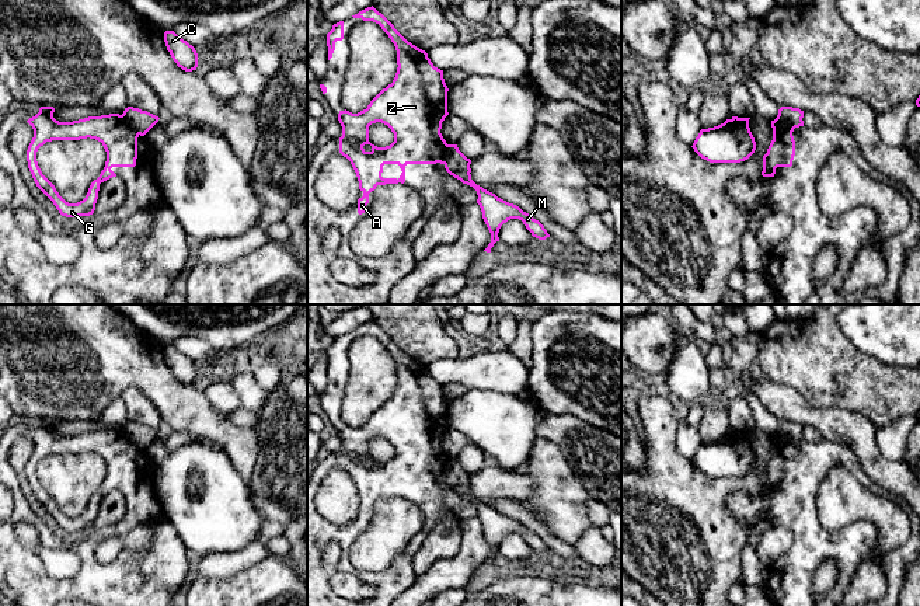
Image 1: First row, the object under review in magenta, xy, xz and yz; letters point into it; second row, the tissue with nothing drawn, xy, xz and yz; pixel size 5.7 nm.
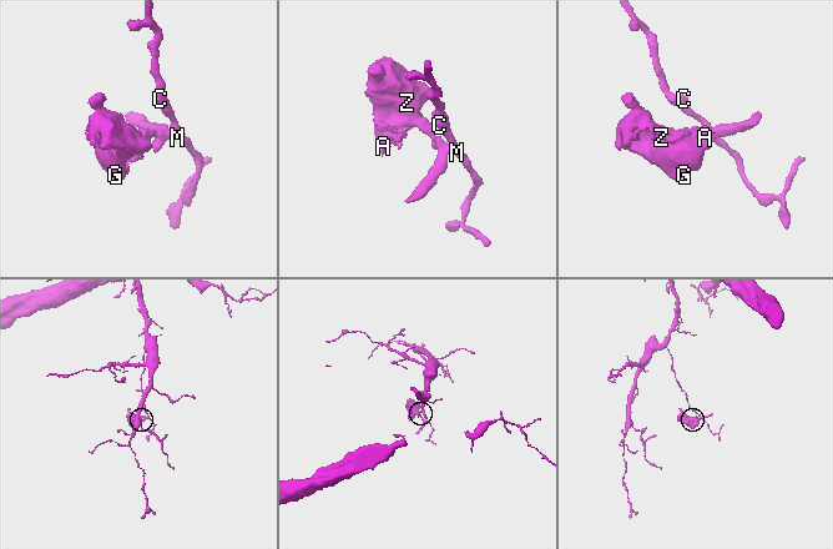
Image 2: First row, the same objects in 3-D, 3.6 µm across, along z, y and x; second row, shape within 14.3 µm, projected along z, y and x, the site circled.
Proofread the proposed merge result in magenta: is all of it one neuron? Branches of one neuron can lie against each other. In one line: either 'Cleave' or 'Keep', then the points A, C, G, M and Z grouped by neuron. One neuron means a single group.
Cleave. Groups: A G Z / C M

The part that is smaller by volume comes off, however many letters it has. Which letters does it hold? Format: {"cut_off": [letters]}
{"cut_off": ["A", "G", "Z"]}

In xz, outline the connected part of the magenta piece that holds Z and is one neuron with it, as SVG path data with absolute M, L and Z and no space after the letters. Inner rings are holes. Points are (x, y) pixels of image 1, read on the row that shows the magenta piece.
M373 6L352 17L373 21L381 27L395 46L398 65L393 83L383 88L366 109L358 114L345 109L338 114L338 121L342 126L339 153L351 161L356 173L359 189L363 192L363 196L358 199L358 213L362 215L369 203L369 194L377 185L405 182L407 164L445 164L449 144L443 139L440 129L442 122L449 115L449 88L443 79L443 70L435 67L428 53L408 42ZM376 122L387 125L394 133L394 142L390 146L377 147L369 142L369 126ZM384 164L398 164L402 171L400 178L383 178Z

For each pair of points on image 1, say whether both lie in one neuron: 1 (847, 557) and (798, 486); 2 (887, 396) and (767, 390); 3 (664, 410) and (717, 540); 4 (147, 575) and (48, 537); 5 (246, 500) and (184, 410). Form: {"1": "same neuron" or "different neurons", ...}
{"1": "same neuron", "2": "different neurons", "3": "same neuron", "4": "same neuron", "5": "different neurons"}

